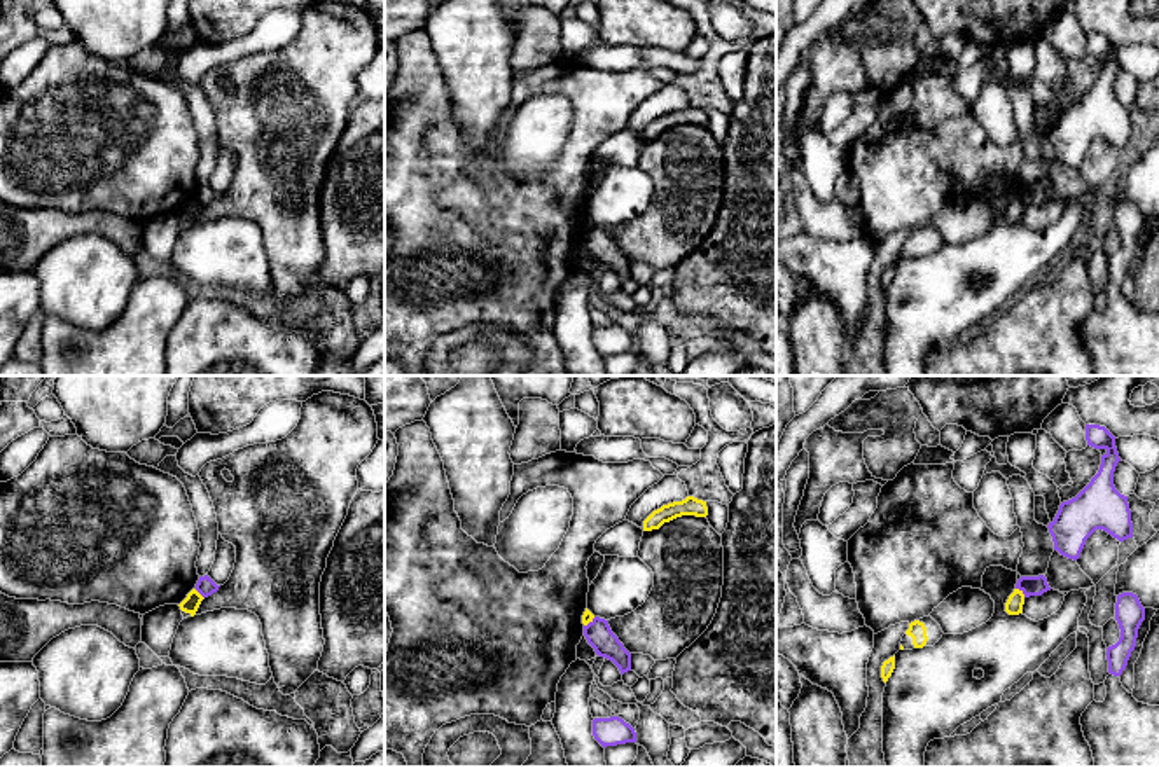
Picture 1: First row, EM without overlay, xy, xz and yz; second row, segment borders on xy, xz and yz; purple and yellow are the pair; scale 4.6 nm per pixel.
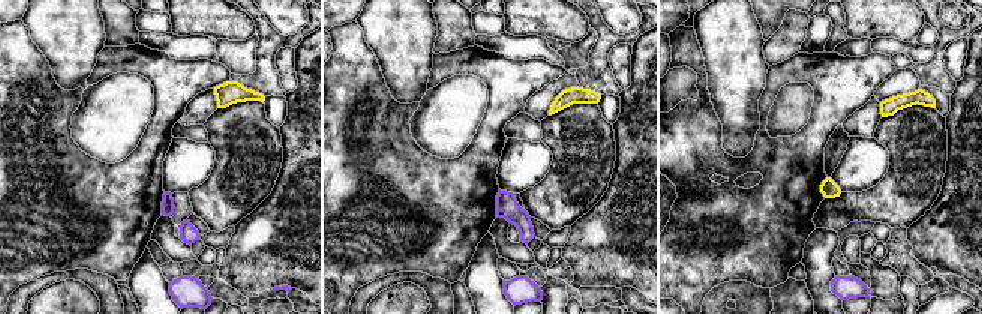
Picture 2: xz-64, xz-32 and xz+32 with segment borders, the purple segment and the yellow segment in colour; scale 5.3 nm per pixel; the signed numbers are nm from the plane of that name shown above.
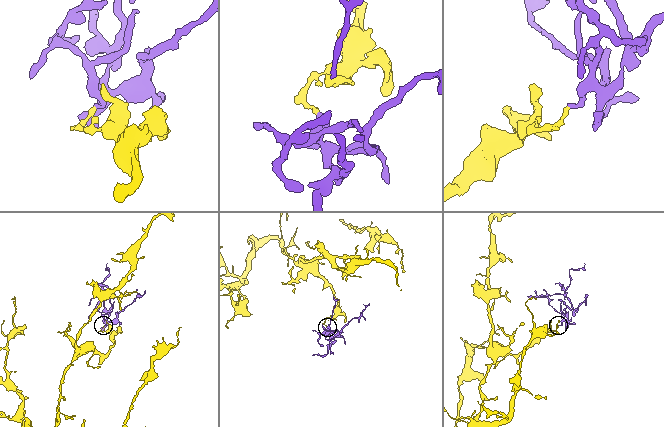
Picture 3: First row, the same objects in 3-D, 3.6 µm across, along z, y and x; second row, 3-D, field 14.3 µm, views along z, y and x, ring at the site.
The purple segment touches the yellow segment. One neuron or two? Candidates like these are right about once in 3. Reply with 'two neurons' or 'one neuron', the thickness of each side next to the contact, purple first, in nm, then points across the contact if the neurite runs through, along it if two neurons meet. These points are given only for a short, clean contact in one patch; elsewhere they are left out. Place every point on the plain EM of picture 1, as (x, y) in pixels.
two neurons; calibres 100 and 80 nm; border yz (1016, 196), (1025, 205)

